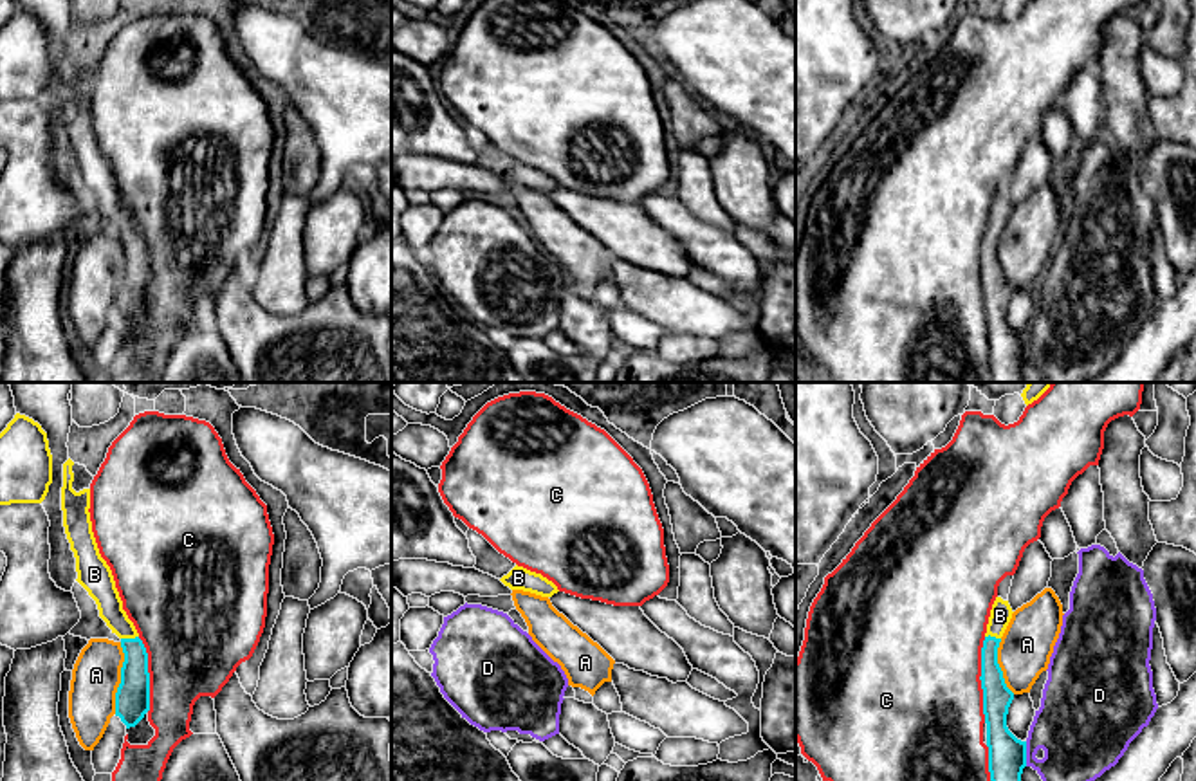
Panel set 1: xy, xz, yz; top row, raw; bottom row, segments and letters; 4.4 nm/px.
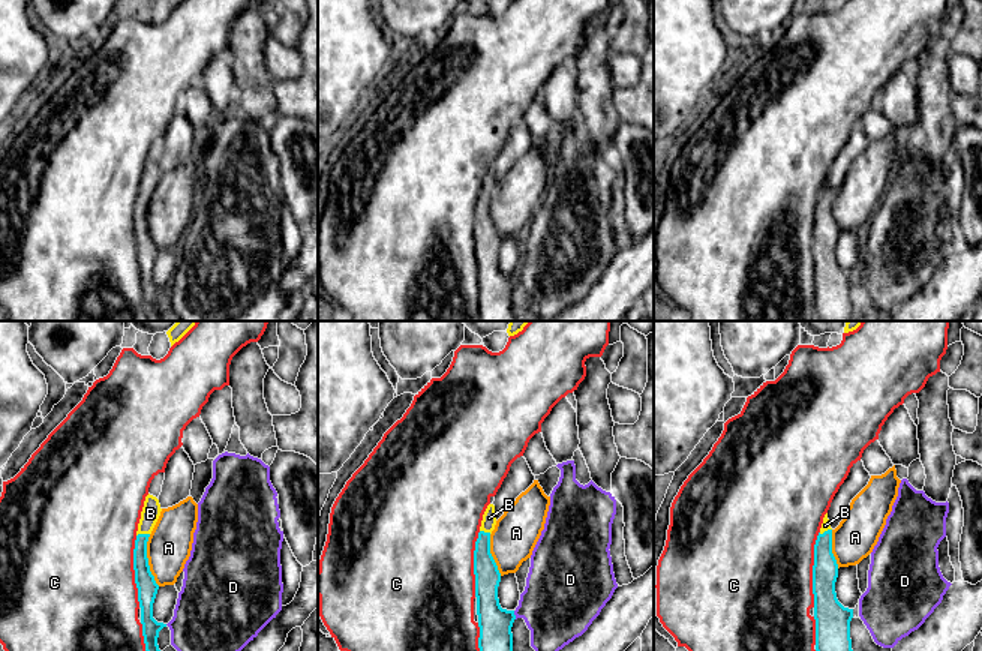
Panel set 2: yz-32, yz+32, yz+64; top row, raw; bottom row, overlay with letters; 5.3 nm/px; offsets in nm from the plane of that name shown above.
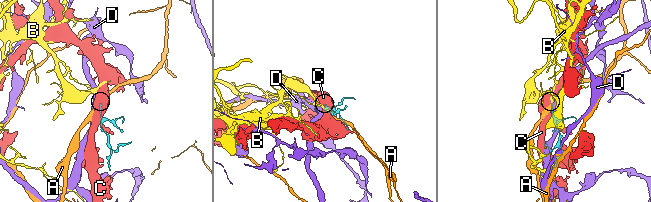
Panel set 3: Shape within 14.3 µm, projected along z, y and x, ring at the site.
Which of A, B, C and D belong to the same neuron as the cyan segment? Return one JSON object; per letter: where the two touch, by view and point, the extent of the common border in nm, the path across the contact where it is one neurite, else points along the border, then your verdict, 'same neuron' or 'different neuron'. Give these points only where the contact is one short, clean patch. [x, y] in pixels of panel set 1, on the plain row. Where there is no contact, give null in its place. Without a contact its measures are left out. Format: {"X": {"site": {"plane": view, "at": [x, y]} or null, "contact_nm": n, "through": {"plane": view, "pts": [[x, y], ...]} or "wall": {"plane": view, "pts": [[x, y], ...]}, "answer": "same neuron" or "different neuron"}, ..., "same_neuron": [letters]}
{"A": {"site": {"plane": "xy", "at": [121, 275]}, "contact_nm": 320, "wall": {"plane": "xy", "pts": [[121, 238], [123, 262], [114, 309]]}, "answer": "different neuron"}, "B": {"site": {"plane": "xy", "at": [128, 235]}, "contact_nm": 80, "through": {"plane": "xy", "pts": [[132, 291], [134, 244], [128, 235], [103, 186]]}, "answer": "same neuron"}, "C": {"site": {"plane": "yz", "at": [980, 275]}, "contact_nm": 380, "answer": "different neuron"}, "D": {"site": {"plane": "yz", "at": [1025, 350]}, "contact_nm": 110, "wall": {"plane": "yz", "pts": [[1025, 338], [1027, 361]]}, "answer": "different neuron"}, "same_neuron": ["B"]}

